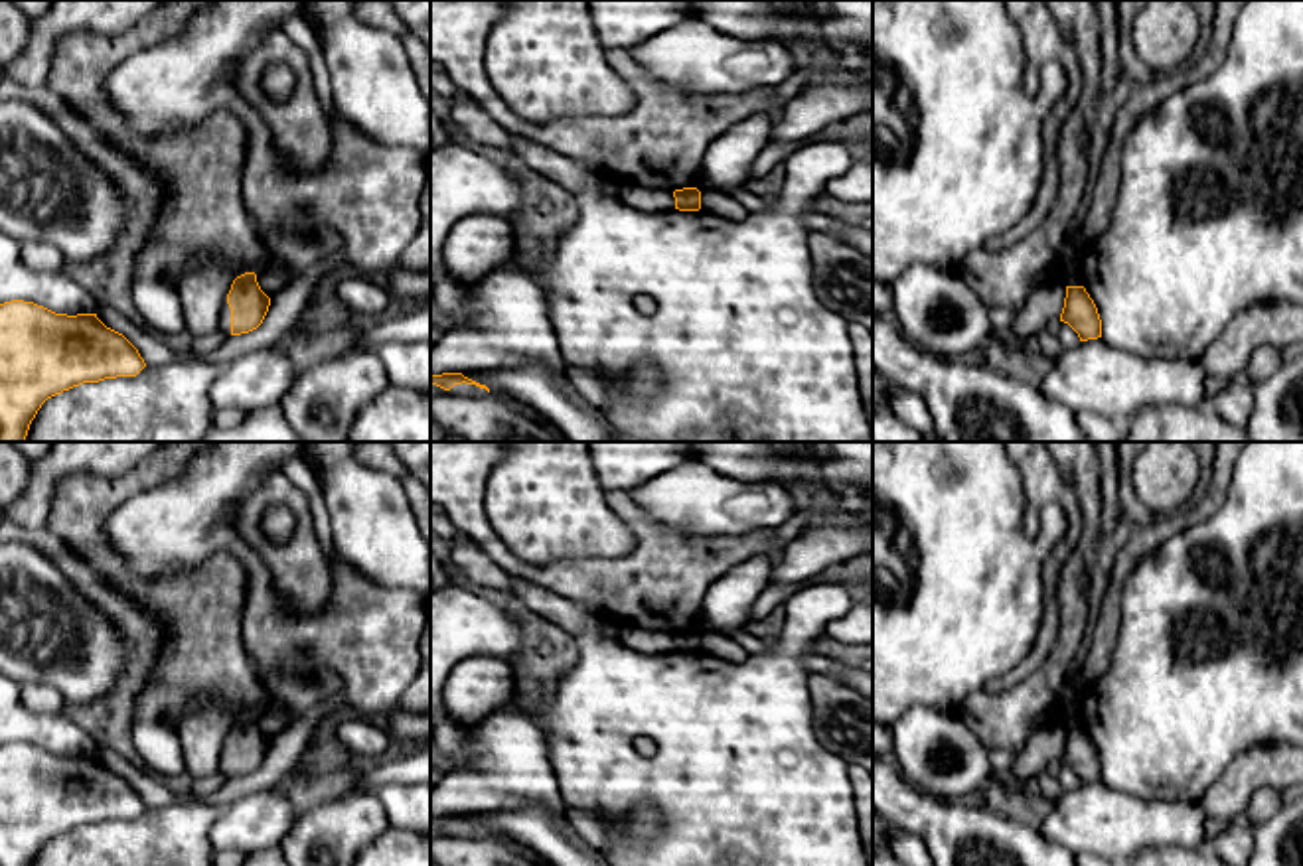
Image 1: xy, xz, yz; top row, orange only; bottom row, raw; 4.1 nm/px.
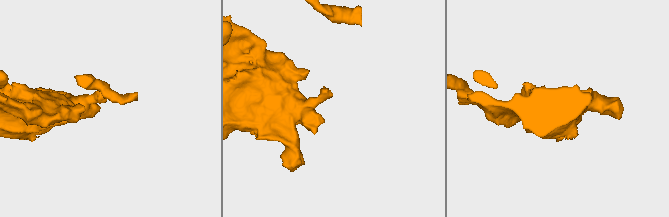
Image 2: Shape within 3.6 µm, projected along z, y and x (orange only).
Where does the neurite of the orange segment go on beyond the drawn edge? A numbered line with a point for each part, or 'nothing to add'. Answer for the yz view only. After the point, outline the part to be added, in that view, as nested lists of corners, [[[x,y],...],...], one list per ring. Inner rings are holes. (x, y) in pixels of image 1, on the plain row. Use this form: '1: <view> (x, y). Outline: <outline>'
nothing to add

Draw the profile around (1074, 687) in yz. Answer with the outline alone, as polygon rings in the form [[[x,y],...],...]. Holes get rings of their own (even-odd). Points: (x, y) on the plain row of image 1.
[[[1068,675],[1068,679],[1062,686],[1062,694],[1060,694],[1060,710],[1068,712],[1068,710],[1078,708],[1078,702],[1086,688],[1088,688],[1088,685],[1084,683],[1082,675],[1078,675],[1078,677]]]

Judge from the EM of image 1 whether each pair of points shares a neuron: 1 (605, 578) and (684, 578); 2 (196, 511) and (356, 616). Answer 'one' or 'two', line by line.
1: one
2: one

